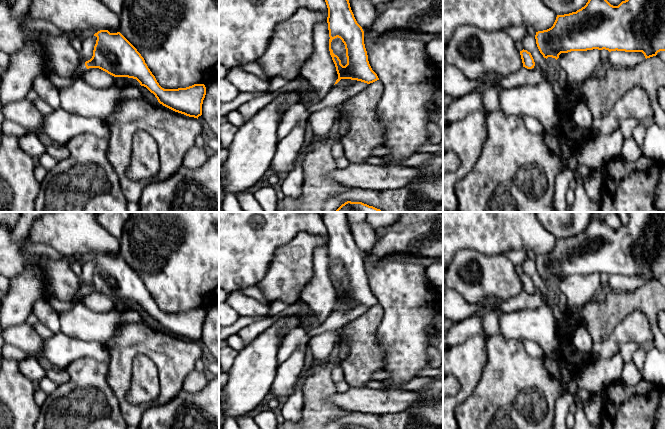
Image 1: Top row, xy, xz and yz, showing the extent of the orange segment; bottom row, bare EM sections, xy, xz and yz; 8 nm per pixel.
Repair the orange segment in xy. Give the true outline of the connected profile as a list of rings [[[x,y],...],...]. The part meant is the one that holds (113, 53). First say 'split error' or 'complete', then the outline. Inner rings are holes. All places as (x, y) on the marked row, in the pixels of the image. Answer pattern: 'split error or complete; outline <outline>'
split error; outline [[[100,30],[90,60],[82,59],[73,73],[73,79],[80,77],[91,68],[99,68],[114,77],[136,79],[155,95],[163,106],[197,118],[202,115],[202,104],[206,95],[204,84],[194,84],[186,88],[164,89],[157,82],[144,58],[137,49],[120,33]]]

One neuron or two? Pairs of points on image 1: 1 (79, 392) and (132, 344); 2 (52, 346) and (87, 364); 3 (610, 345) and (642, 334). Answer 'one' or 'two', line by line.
1: two
2: two
3: one

